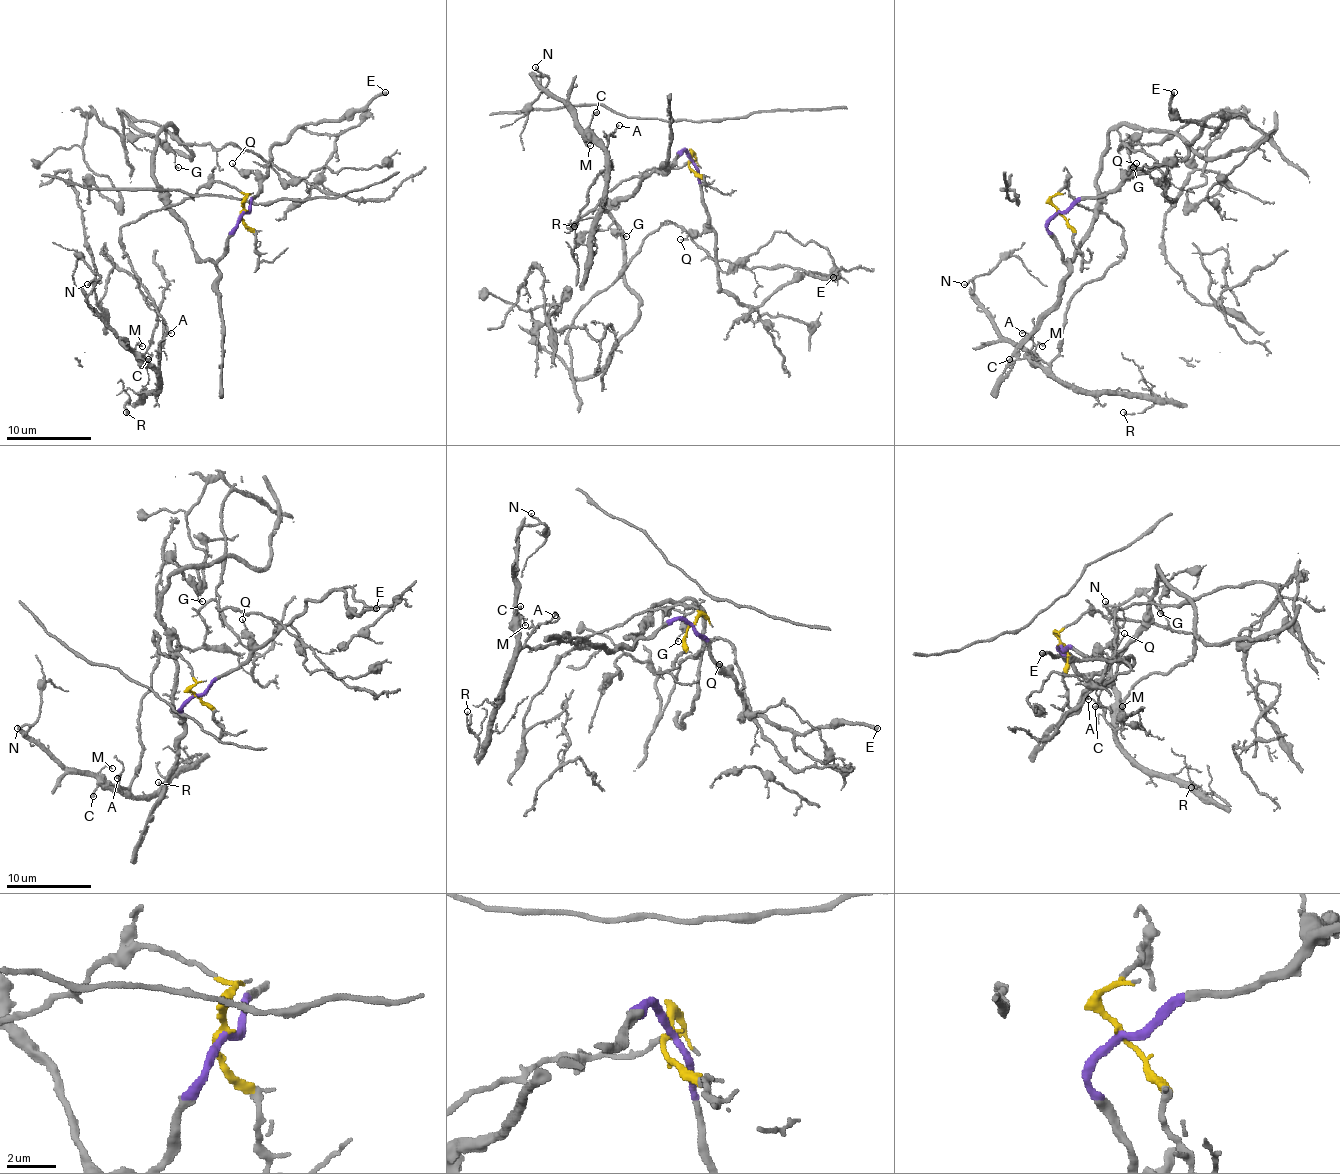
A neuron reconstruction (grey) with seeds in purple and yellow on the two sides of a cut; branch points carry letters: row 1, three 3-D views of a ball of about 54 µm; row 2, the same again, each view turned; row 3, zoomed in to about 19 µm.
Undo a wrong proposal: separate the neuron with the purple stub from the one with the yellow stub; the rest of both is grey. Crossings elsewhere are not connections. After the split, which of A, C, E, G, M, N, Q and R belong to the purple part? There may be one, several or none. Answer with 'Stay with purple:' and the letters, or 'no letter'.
Stay with purple: E, G, Q

